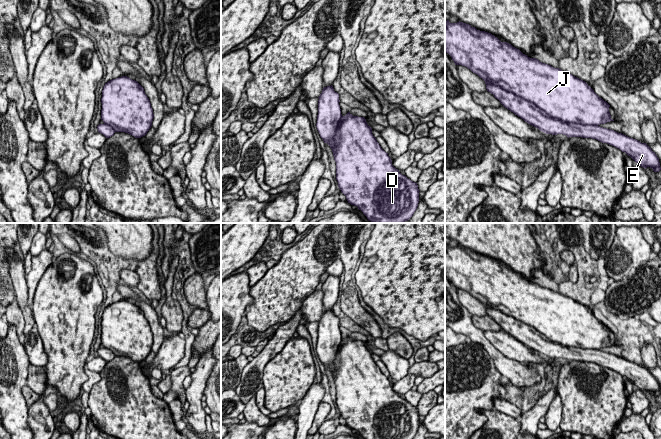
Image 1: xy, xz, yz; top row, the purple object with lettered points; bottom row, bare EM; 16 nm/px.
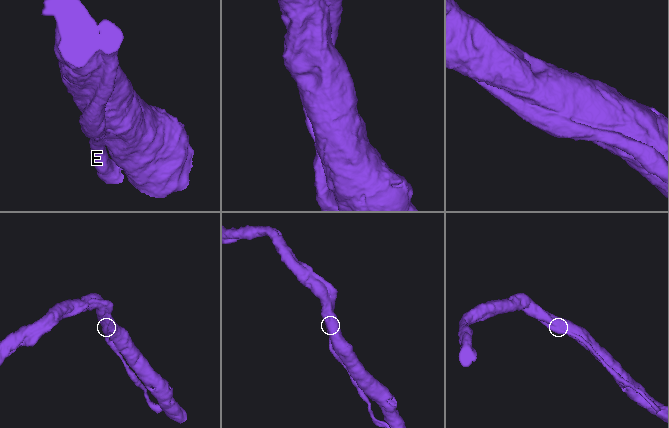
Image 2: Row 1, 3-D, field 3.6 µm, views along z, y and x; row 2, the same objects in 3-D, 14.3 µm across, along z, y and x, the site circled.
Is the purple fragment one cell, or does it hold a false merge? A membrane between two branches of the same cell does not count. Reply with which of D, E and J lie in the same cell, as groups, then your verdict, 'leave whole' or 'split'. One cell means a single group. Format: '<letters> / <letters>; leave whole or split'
D E J; leave whole

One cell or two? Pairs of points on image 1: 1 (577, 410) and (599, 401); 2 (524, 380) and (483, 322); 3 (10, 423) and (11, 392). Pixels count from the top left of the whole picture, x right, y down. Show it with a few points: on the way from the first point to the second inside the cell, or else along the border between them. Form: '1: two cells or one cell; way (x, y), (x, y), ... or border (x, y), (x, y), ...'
1: one cell; way (582, 410), (587, 409), (594, 403)
2: two cells; border (471, 315), (471, 321), (482, 331)
3: one cell; way (11, 415), (11, 400)

